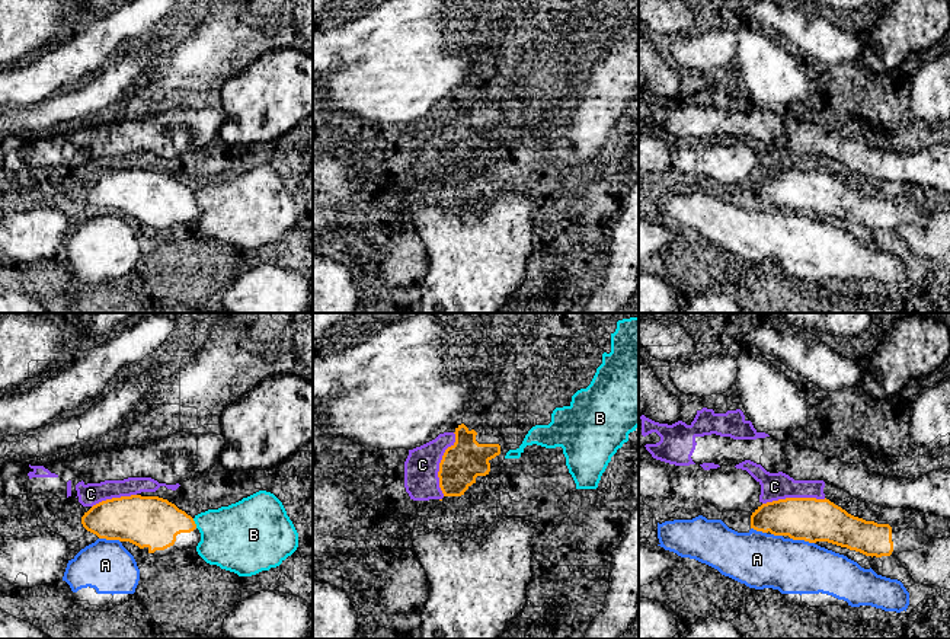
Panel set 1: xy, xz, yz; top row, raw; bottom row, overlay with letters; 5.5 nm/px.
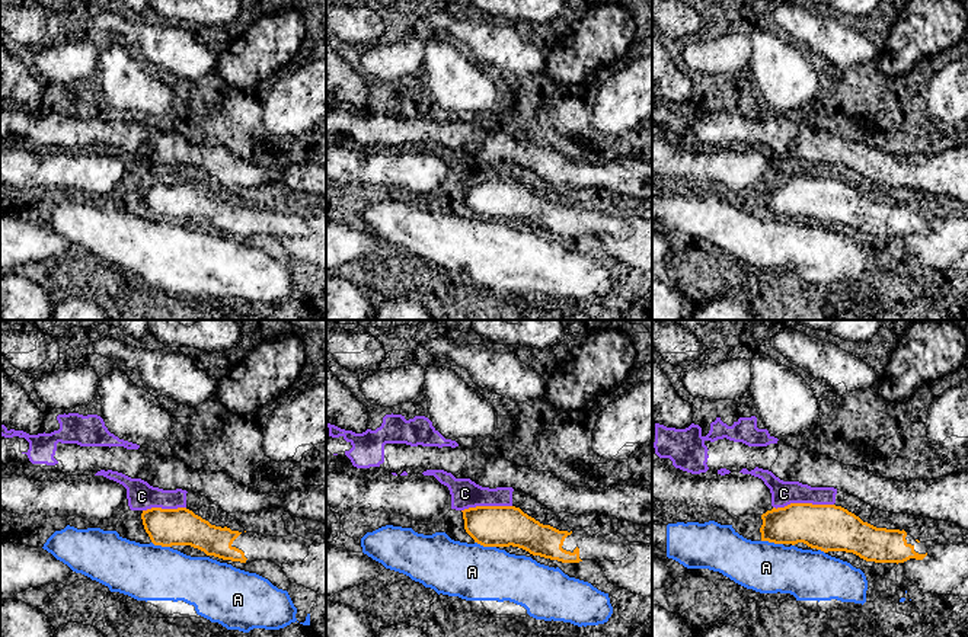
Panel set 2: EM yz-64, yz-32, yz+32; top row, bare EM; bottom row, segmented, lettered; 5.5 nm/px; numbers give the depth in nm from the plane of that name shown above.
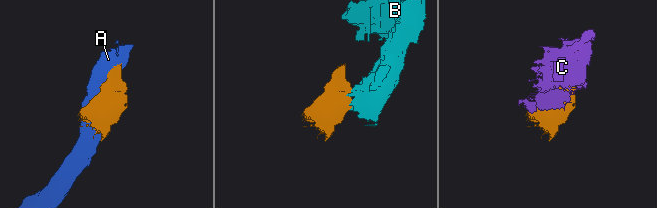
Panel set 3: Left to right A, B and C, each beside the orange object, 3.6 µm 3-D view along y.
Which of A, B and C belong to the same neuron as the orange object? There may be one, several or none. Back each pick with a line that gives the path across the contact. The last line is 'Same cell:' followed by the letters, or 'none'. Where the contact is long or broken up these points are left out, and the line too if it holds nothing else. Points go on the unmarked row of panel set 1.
Same cell: none

